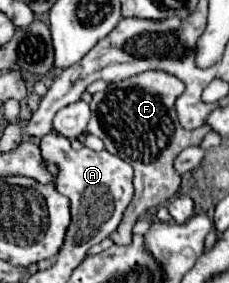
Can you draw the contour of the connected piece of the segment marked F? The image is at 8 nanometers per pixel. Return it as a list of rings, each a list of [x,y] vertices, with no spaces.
[[[144,71],[140,75],[134,75],[134,77],[128,77],[124,81],[116,81],[116,83],[110,83],[106,91],[102,93],[96,93],[90,101],[90,109],[92,109],[92,117],[88,121],[88,133],[100,137],[104,141],[104,147],[108,153],[128,161],[132,167],[134,167],[134,199],[132,203],[128,205],[124,217],[122,217],[122,223],[118,225],[118,229],[110,235],[110,239],[116,243],[116,245],[128,245],[132,241],[132,225],[136,223],[136,219],[146,213],[150,207],[156,207],[156,205],[162,205],[166,203],[168,199],[172,199],[180,187],[180,175],[176,173],[174,169],[174,159],[178,157],[180,151],[184,151],[186,147],[190,145],[200,145],[202,139],[212,131],[208,129],[208,125],[204,129],[194,129],[194,131],[186,131],[180,123],[178,123],[178,117],[176,117],[176,111],[174,111],[174,101],[176,97],[184,91],[184,83],[170,75],[170,73],[164,73],[164,71]]]

